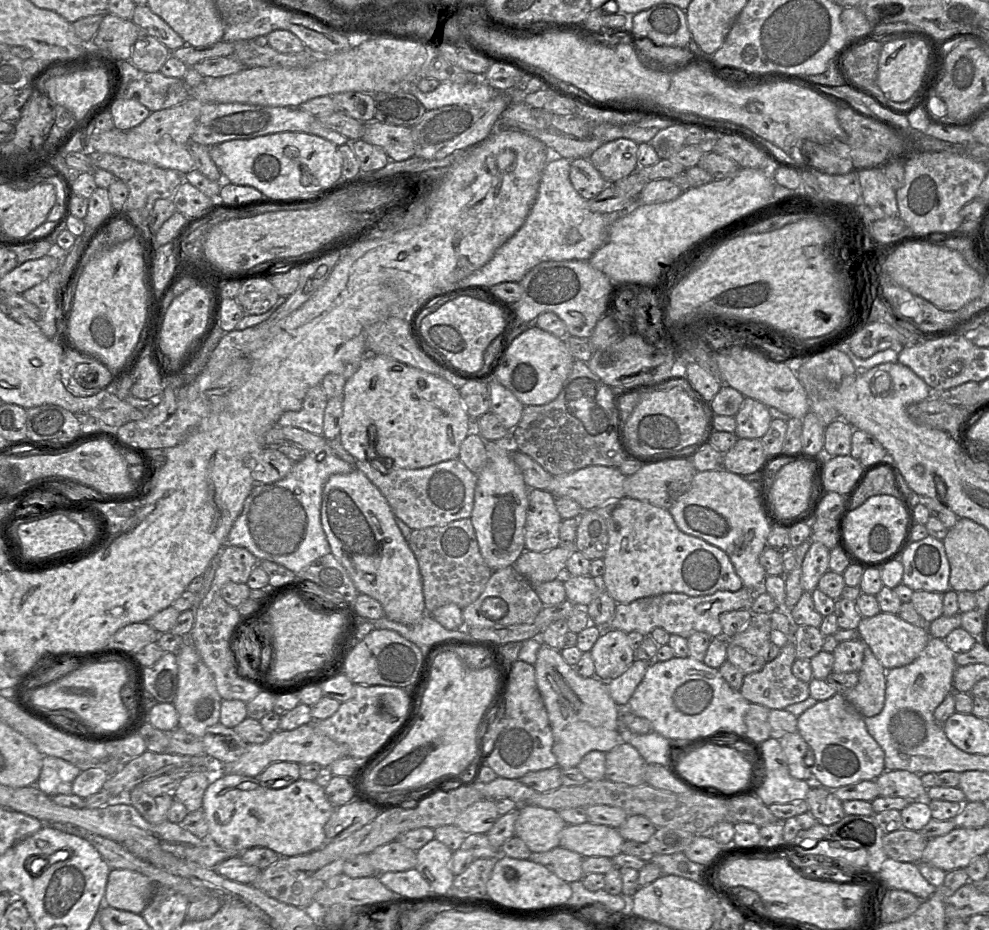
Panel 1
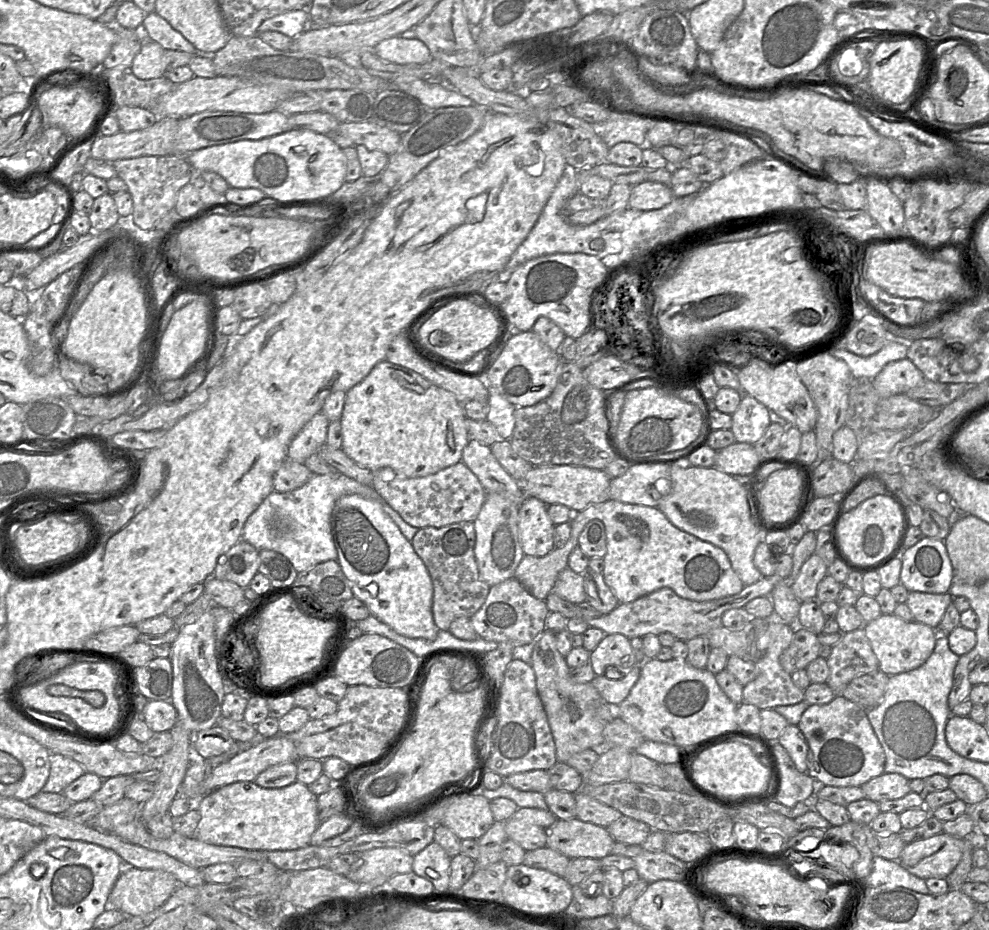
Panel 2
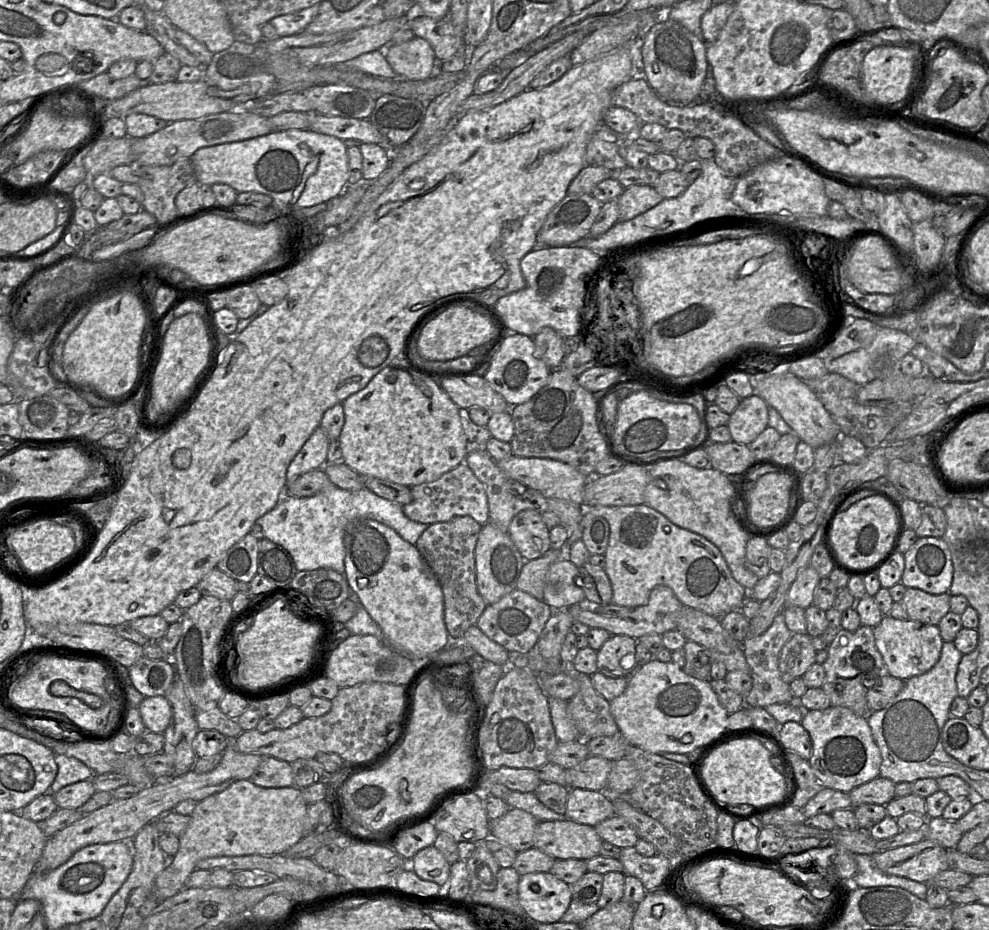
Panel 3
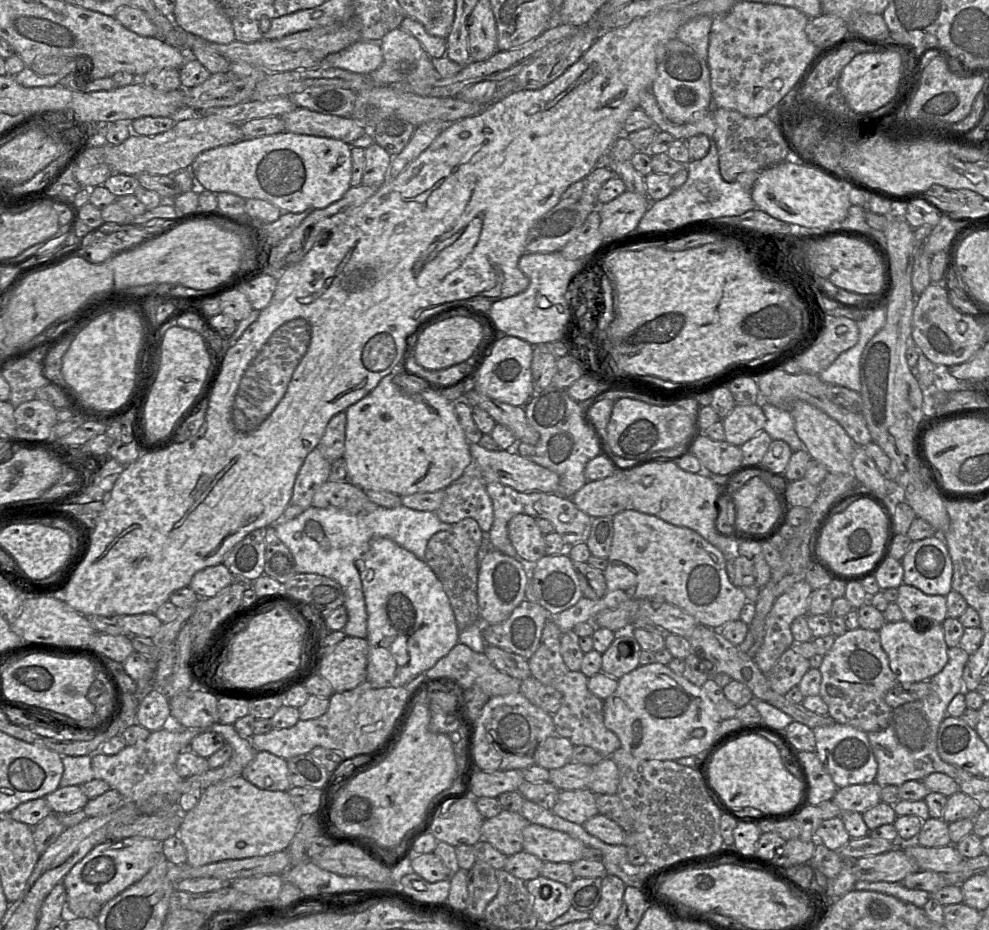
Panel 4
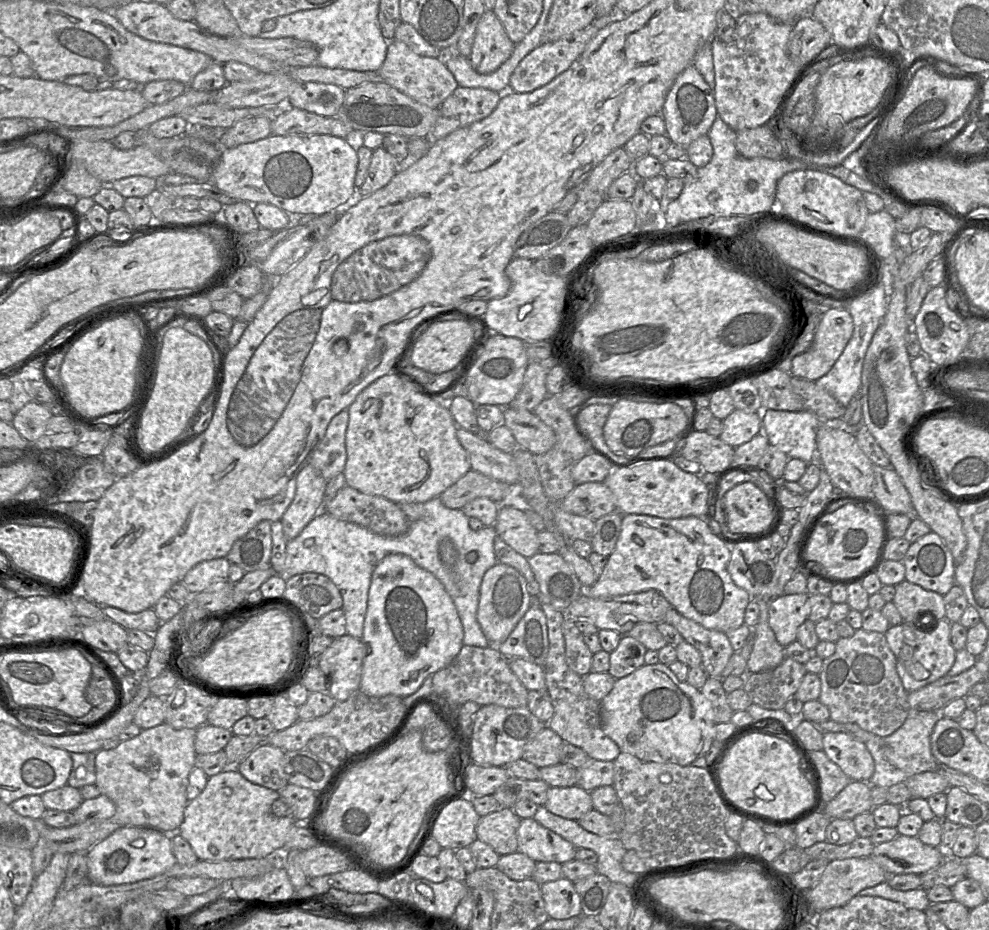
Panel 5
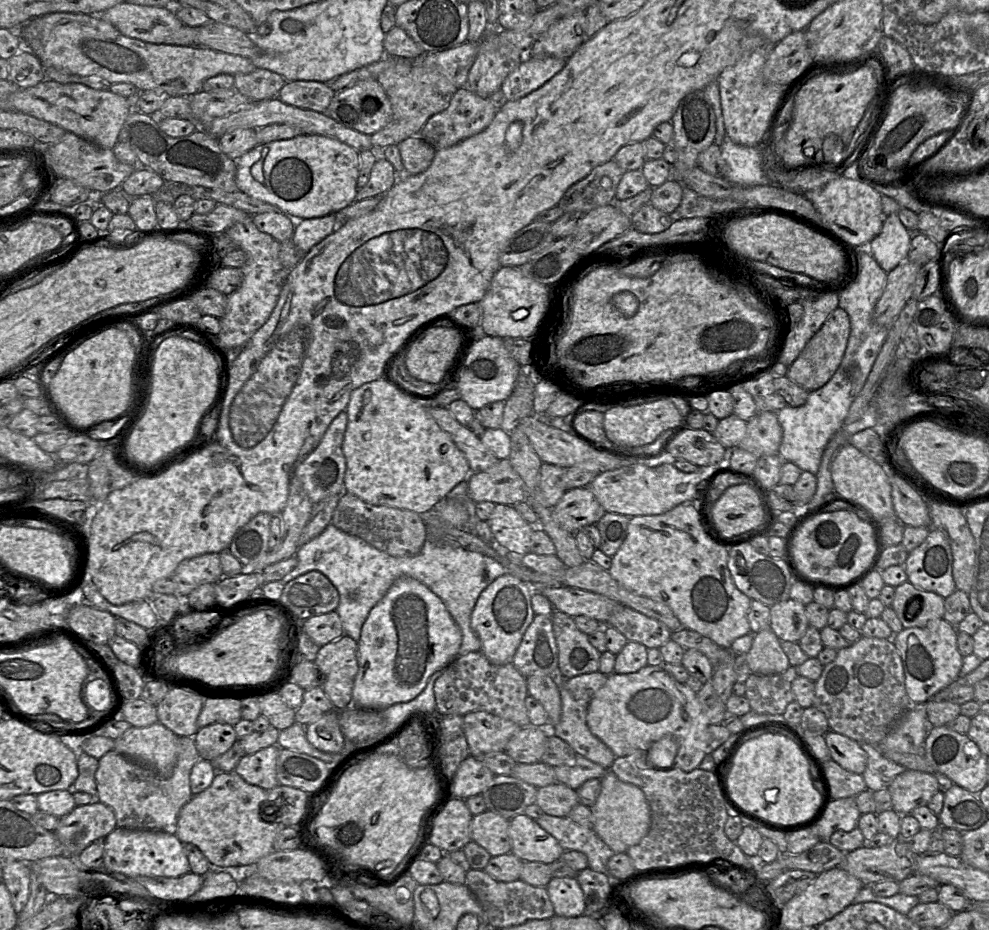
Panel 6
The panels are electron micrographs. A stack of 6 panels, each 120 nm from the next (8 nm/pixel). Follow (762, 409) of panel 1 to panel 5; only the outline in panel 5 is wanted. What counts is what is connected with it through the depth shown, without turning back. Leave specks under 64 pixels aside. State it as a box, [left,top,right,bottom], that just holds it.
[719,409,761,448]

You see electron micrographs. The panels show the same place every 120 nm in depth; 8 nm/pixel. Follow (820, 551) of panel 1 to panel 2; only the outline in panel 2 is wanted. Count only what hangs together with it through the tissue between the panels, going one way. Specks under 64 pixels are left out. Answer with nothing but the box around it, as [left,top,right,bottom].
[790,553,827,602]

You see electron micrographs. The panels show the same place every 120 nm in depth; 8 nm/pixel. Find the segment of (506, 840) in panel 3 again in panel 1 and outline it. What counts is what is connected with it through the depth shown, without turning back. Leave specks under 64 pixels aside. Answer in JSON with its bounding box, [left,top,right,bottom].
[515,804,567,853]

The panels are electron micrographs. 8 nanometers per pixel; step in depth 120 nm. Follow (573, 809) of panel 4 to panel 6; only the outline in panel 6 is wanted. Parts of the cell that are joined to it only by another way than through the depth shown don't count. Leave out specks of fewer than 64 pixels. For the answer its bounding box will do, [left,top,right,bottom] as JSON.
[535,782,579,817]

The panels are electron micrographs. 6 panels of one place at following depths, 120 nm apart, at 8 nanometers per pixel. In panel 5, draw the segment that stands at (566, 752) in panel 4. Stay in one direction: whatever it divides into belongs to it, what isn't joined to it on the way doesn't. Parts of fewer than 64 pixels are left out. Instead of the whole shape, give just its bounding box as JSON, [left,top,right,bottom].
[522,726,563,768]

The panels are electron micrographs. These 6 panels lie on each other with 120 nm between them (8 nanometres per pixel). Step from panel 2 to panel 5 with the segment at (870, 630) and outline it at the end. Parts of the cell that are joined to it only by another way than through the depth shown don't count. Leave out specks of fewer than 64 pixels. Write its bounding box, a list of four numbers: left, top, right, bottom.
[884,616,956,693]

